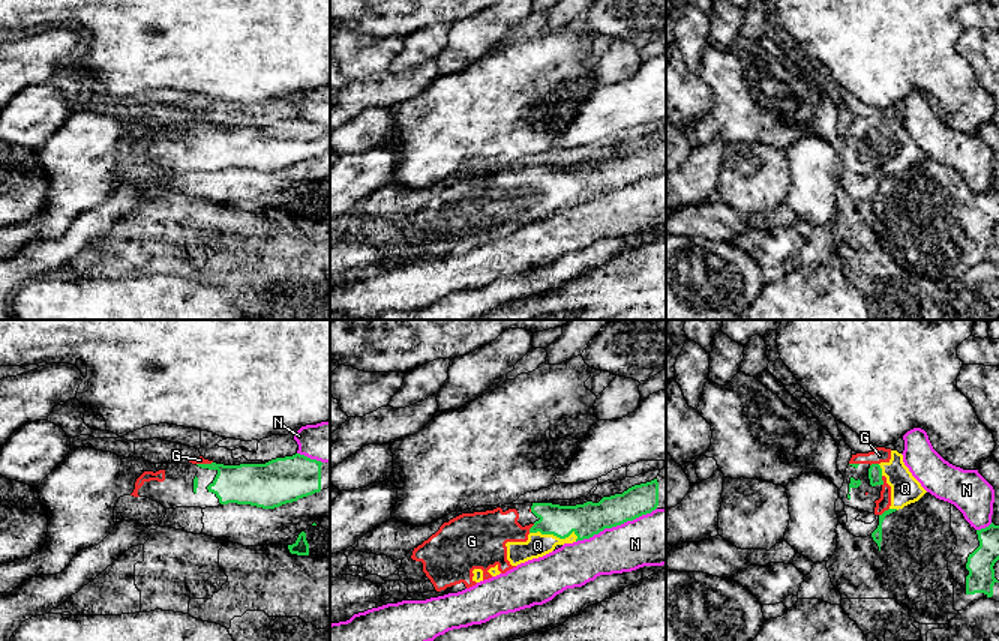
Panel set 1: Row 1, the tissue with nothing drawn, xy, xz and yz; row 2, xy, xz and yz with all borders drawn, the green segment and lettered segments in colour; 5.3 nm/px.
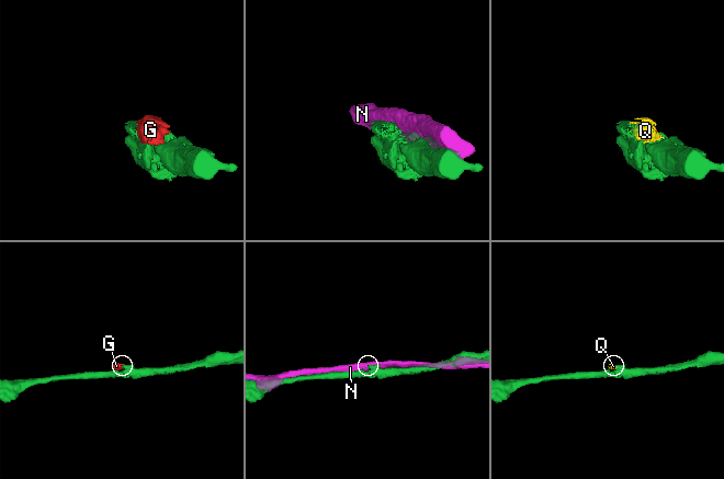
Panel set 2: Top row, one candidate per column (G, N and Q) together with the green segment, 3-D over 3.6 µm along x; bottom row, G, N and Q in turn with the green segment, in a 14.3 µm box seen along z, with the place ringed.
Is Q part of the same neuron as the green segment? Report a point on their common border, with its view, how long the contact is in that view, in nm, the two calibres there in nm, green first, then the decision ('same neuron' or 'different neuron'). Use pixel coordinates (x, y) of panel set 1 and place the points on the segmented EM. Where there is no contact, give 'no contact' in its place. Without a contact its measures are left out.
xz (554, 535) | 260 nm | 180/130 nm | different neuron

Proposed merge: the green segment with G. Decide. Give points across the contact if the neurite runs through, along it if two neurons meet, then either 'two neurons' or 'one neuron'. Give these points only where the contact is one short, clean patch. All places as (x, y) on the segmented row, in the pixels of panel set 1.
two neurons

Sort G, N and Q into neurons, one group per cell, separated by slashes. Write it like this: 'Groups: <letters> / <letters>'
Groups: G Q / N

